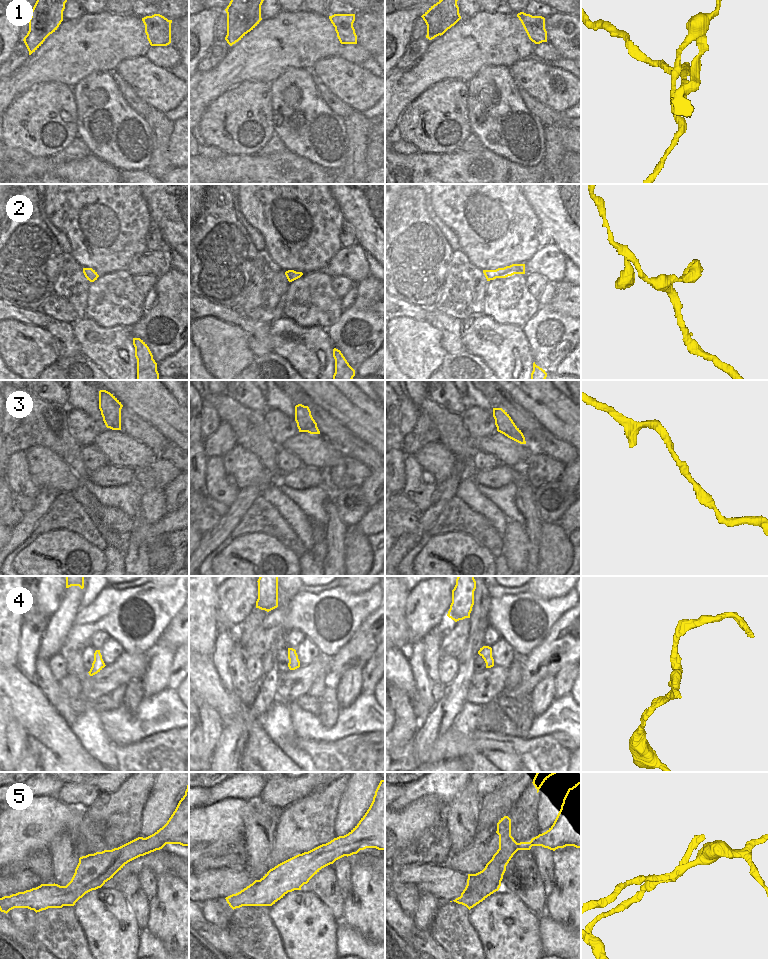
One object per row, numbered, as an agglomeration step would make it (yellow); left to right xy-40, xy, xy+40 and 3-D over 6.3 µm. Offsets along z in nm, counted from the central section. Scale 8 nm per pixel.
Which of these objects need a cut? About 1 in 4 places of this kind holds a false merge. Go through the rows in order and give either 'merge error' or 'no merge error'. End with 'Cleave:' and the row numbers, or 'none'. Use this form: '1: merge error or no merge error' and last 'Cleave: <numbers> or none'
1: merge error
2: no merge error
3: no merge error
4: no merge error
5: merge error
Cleave: 1, 5

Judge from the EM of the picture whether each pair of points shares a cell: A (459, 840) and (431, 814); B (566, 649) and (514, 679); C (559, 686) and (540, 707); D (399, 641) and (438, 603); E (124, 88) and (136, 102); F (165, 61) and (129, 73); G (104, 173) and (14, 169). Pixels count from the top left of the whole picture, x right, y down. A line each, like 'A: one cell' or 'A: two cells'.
A: two cells
B: two cells
C: two cells
D: two cells
E: one cell
F: two cells
G: one cell

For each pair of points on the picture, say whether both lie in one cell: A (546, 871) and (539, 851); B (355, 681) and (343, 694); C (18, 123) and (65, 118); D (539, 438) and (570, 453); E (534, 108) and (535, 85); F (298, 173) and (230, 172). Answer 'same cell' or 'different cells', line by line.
A: same cell
B: same cell
C: same cell
D: same cell
E: different cells
F: same cell

